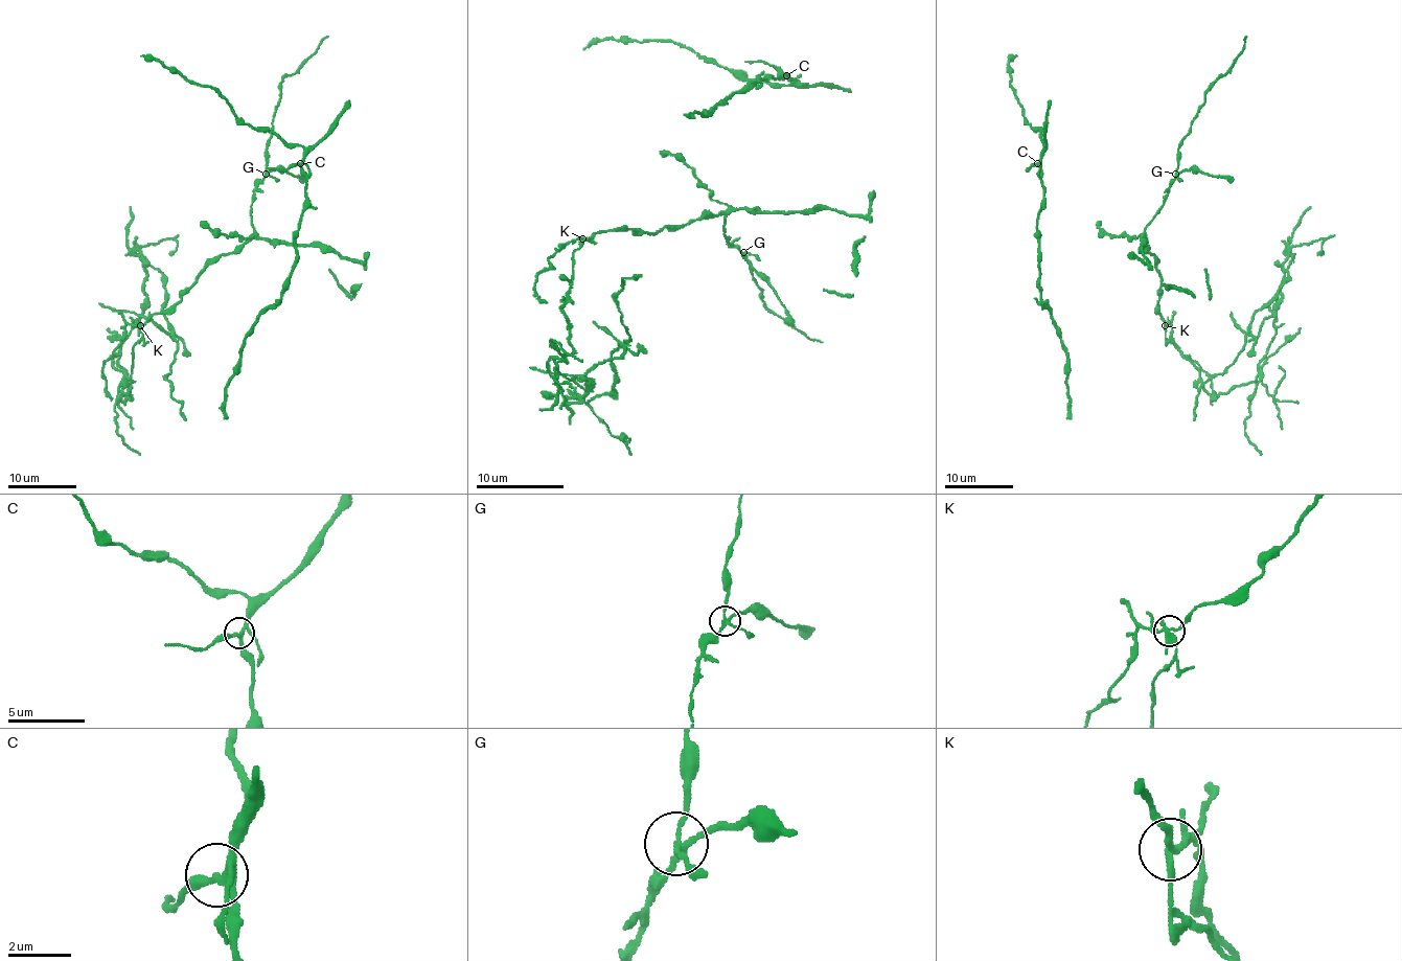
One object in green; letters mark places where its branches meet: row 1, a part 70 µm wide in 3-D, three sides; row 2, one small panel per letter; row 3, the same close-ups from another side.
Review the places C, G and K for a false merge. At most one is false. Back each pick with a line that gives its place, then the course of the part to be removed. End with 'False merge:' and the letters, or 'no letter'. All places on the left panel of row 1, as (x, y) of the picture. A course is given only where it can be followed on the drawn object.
K: (140, 325) | (139, 325), (123, 394), (133, 382), (120, 344), (150, 317), (177, 343), (166, 379), (185, 419)
False merge: K

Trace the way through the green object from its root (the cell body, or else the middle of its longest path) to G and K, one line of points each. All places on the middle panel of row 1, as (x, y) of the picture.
G: (686, 224), (728, 212), (724, 234), (743, 252)
K: (686, 224), (667, 226), (656, 232), (599, 230), (581, 238)

